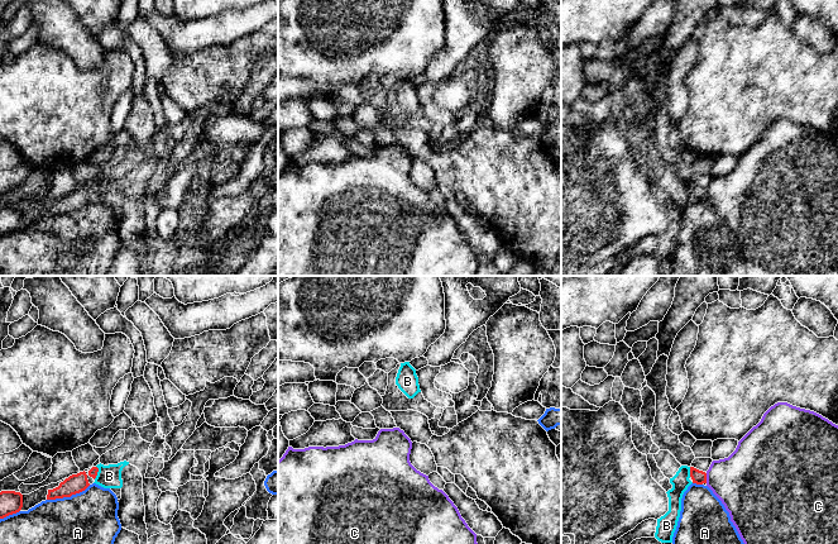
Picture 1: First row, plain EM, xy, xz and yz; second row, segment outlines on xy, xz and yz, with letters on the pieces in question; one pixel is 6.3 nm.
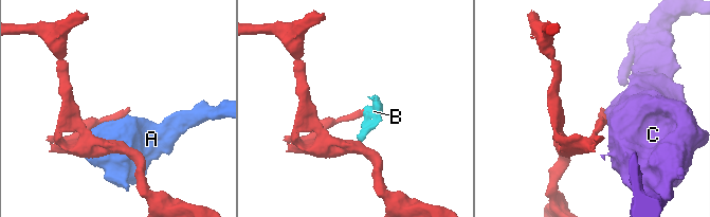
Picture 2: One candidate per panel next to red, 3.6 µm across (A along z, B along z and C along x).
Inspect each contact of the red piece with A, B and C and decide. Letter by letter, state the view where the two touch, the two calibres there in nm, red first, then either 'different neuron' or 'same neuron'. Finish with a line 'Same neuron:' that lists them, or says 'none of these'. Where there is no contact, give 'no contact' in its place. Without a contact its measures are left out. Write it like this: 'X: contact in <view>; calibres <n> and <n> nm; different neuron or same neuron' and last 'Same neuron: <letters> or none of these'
A: contact in xy; calibres 120 and 340 nm; different neuron
B: contact in yz; calibres 90 and 120 nm; different neuron
C: contact in yz; calibres 90 and 380 nm; different neuron
Same neuron: none of these

